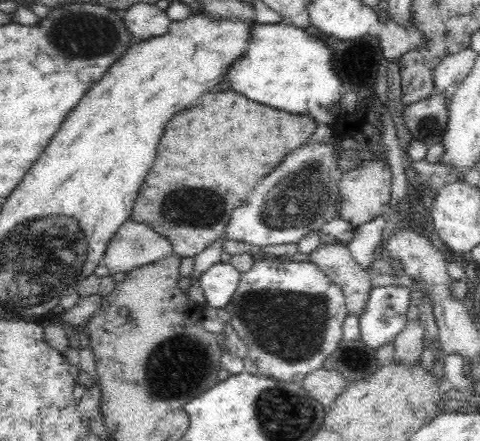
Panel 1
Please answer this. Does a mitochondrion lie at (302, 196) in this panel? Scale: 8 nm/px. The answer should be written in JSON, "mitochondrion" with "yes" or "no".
{"mitochondrion":"yes"}

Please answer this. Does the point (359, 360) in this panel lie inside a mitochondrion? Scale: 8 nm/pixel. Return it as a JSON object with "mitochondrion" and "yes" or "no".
{"mitochondrion":"no"}

